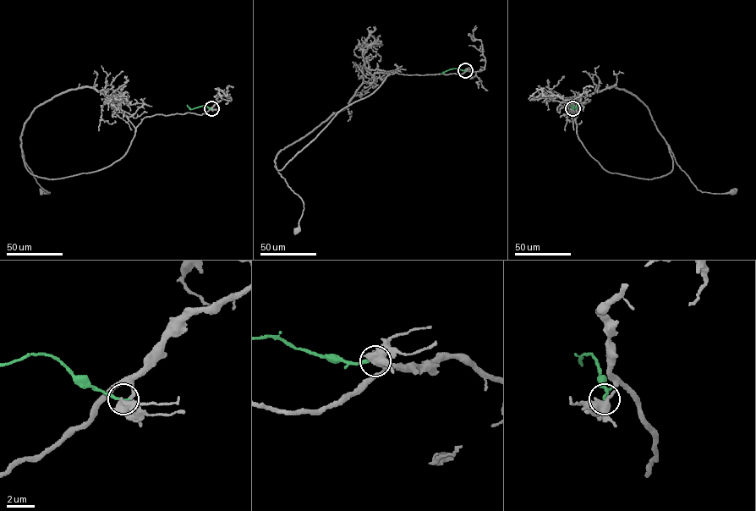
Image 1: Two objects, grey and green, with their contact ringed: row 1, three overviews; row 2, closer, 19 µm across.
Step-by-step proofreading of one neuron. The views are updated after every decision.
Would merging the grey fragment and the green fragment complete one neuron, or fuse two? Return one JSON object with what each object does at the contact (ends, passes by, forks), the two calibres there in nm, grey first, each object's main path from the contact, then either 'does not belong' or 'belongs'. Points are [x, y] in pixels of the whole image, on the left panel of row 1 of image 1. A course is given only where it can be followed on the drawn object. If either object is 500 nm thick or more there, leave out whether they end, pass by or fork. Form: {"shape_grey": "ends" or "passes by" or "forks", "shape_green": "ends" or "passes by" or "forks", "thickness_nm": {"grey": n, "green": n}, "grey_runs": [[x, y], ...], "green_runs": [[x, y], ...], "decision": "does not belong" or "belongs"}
{"thickness_nm": {"grey": 600, "green": 200}, "grey_runs": [[211, 109], [145, 117], [121, 157], [57, 178], [30, 173], [20, 145], [50, 193], [42, 191]], "green_runs": [[211, 109], [204, 105], [190, 109], [187, 105]], "decision": "does not belong"}

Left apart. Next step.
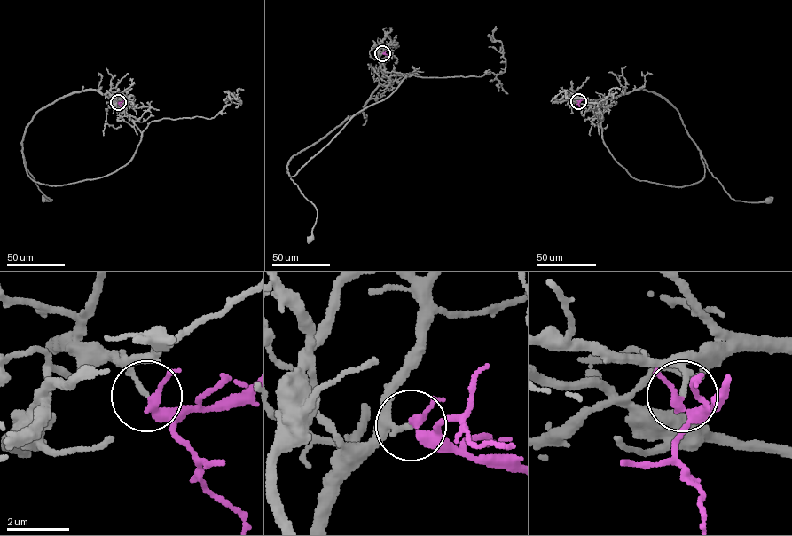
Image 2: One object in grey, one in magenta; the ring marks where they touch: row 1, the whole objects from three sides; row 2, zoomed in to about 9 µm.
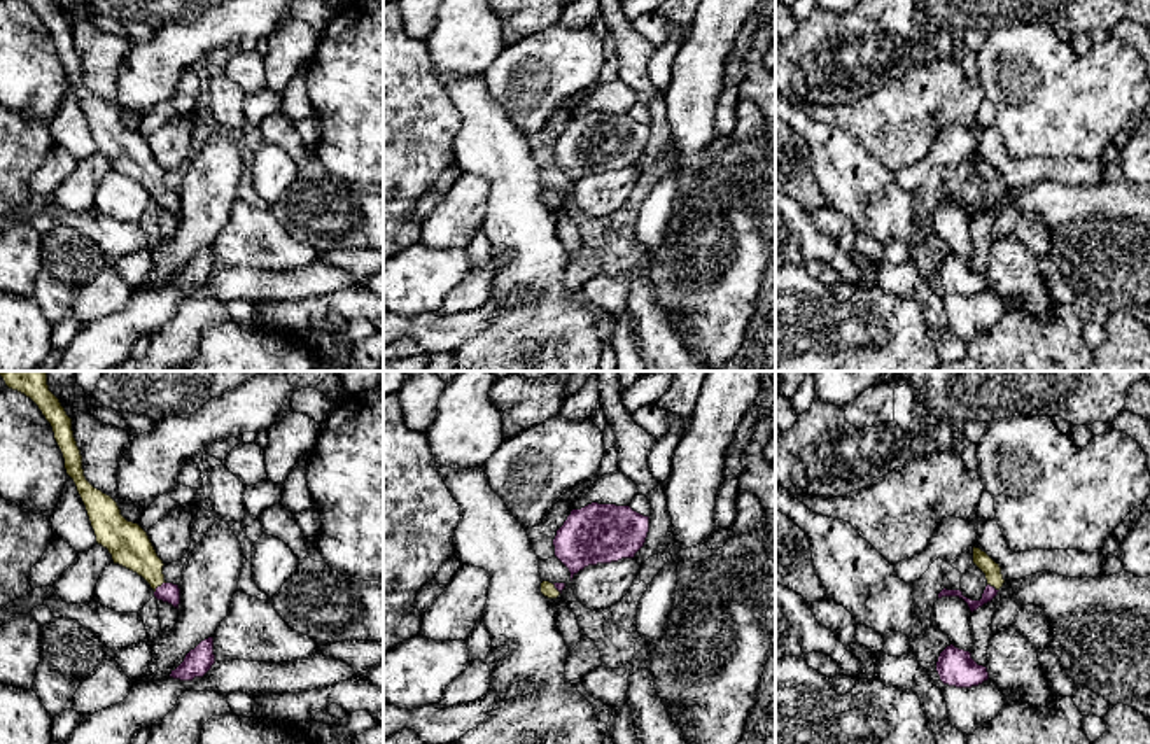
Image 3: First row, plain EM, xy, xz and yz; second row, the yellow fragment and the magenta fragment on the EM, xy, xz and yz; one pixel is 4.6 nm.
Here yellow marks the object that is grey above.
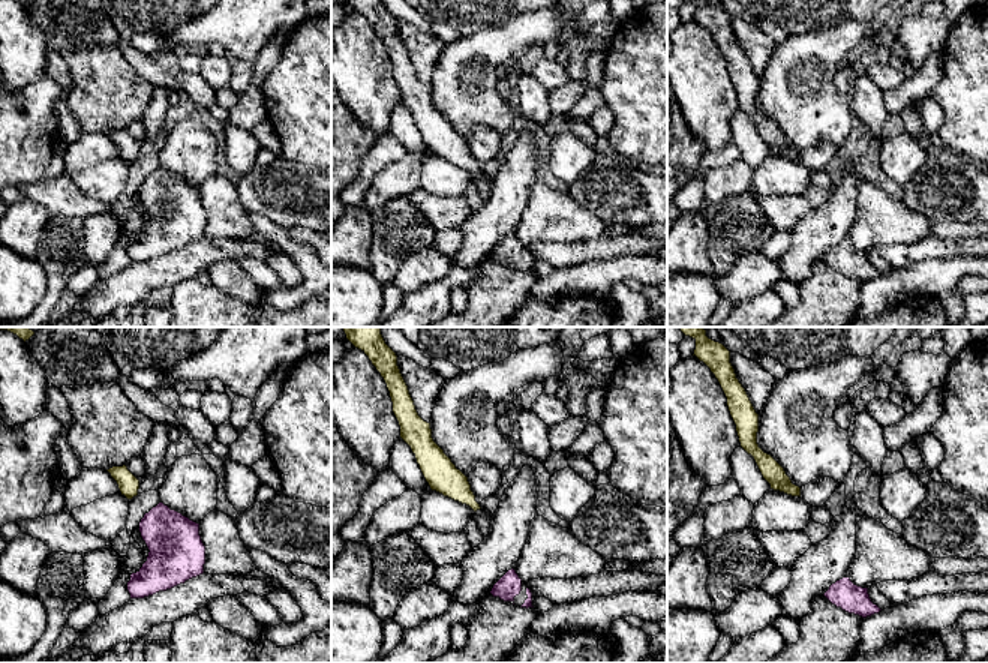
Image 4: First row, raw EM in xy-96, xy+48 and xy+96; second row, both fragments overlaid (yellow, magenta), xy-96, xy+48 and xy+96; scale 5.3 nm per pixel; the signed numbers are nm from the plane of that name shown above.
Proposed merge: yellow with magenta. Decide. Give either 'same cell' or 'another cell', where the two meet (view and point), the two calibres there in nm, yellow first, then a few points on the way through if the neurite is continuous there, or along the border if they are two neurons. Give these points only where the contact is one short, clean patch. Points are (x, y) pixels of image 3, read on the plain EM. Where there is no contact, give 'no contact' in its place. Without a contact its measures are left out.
same cell | xy (158, 193) | 190/90 nm | across xy (130, 154), (149, 174), (158, 193), (168, 200)

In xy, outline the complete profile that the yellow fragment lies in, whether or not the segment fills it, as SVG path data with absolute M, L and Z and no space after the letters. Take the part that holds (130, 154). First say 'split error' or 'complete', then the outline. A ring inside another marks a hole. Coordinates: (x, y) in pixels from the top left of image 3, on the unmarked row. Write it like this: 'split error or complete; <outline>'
split error; M53 0L21 2L30 5L51 32L54 47L65 67L67 82L74 88L86 114L96 151L109 158L114 172L142 184L154 198L158 208L179 217L180 196L165 189L165 172L158 165L147 140L138 131L128 130L121 123L117 110L86 88L82 63L72 39L72 26L60 7Z

